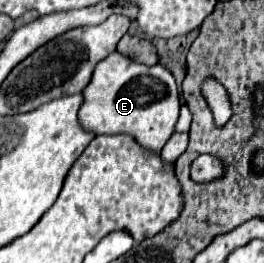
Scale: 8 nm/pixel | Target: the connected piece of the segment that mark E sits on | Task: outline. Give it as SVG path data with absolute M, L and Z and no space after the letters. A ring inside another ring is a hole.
M112 52L108 58L104 58L92 76L92 82L84 88L84 104L80 108L80 122L86 130L94 134L130 134L134 136L144 148L152 152L160 152L162 146L168 142L168 138L174 132L176 120L180 112L180 94L176 88L176 80L164 66L144 66L138 64L120 52Z

